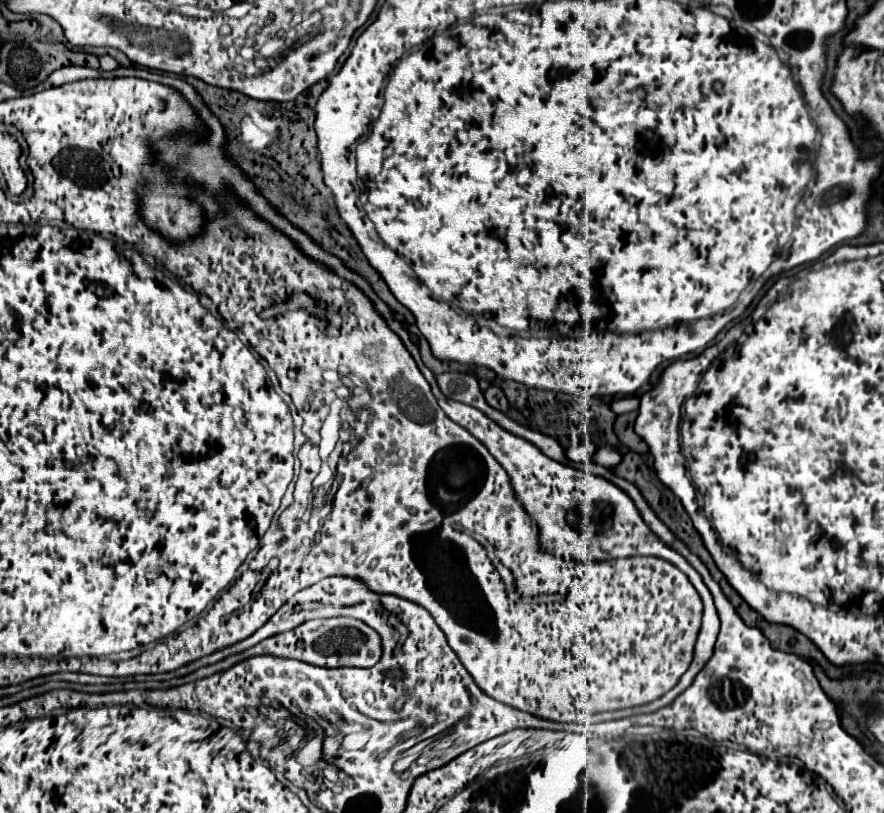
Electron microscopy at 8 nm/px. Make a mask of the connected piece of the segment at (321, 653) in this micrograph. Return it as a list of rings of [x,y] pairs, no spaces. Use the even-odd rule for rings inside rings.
[[[327,618],[327,620],[307,620],[293,630],[265,638],[263,642],[249,648],[247,654],[243,652],[245,658],[259,656],[259,654],[295,658],[325,668],[339,668],[339,666],[371,668],[381,660],[383,648],[381,648],[381,636],[365,622],[357,618]]]

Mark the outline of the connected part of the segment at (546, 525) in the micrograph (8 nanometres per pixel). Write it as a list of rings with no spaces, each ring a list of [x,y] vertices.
[[[387,308],[387,312],[389,312],[389,322],[387,322],[389,328],[401,338],[401,342],[405,344],[409,354],[415,358],[419,370],[423,372],[423,376],[431,384],[433,396],[437,398],[437,402],[443,408],[443,412],[455,424],[459,424],[467,432],[471,432],[481,444],[485,444],[485,448],[491,452],[491,456],[507,472],[507,476],[511,480],[511,486],[513,486],[513,492],[515,492],[517,500],[521,502],[521,506],[525,508],[525,512],[537,524],[539,542],[545,546],[547,552],[553,552],[559,558],[565,556],[567,560],[575,560],[575,562],[583,562],[583,564],[615,560],[615,558],[629,558],[629,556],[657,556],[657,558],[663,558],[667,562],[671,562],[673,566],[677,566],[683,574],[687,574],[689,582],[693,582],[695,590],[699,592],[699,596],[703,600],[705,610],[703,610],[703,624],[701,624],[701,634],[699,634],[699,640],[697,640],[695,658],[693,658],[689,670],[681,676],[681,682],[669,694],[659,698],[657,702],[595,714],[593,722],[599,723],[645,714],[645,712],[655,712],[655,710],[671,704],[681,692],[685,692],[689,688],[689,684],[695,680],[695,676],[701,672],[701,668],[713,656],[715,640],[717,640],[717,634],[719,634],[719,616],[717,616],[713,598],[711,598],[707,586],[703,584],[701,576],[697,574],[697,570],[693,566],[689,566],[689,562],[685,562],[685,558],[681,558],[675,550],[671,550],[669,546],[659,542],[659,538],[645,526],[641,514],[637,514],[637,508],[633,506],[631,498],[623,490],[619,490],[611,482],[605,482],[603,478],[585,474],[583,470],[577,470],[577,468],[561,466],[559,462],[553,462],[551,458],[545,458],[545,454],[541,454],[531,442],[525,442],[523,438],[517,438],[517,436],[509,434],[507,430],[499,430],[499,426],[493,424],[493,420],[485,418],[477,408],[471,408],[471,406],[465,406],[465,404],[459,404],[459,402],[453,402],[453,400],[445,398],[441,394],[437,382],[435,382],[435,374],[421,362],[419,348],[409,340],[407,328],[403,324],[399,324],[397,320],[393,320],[391,308]]]

